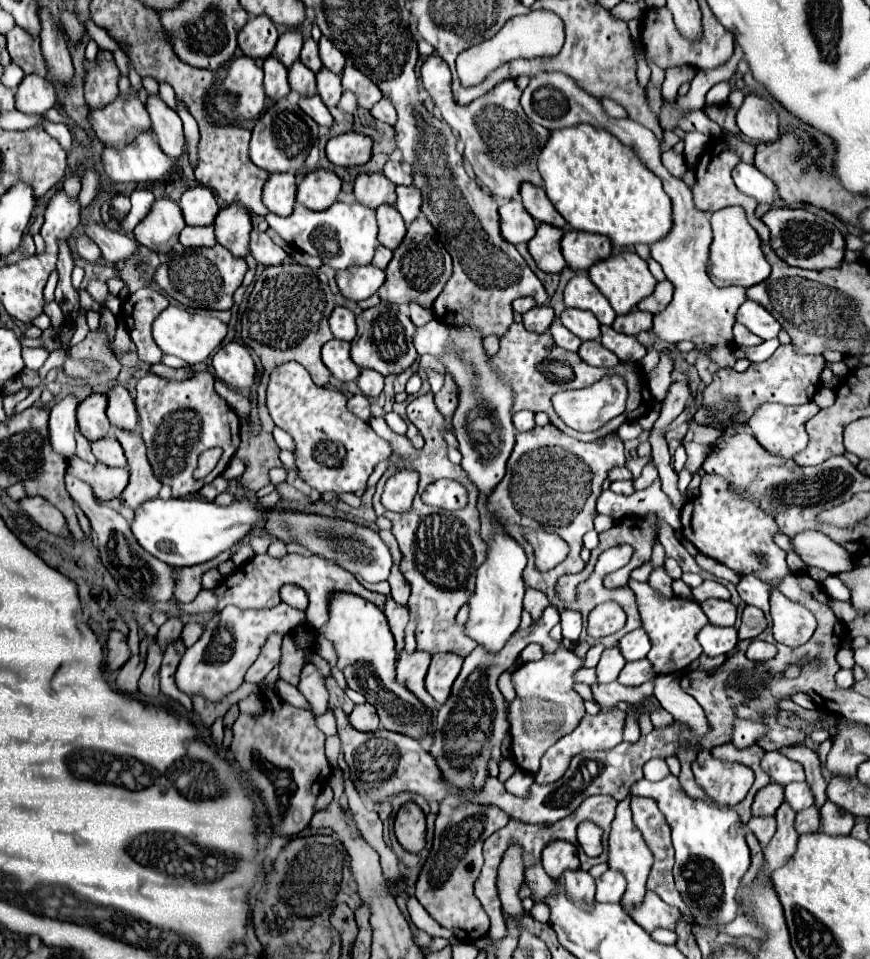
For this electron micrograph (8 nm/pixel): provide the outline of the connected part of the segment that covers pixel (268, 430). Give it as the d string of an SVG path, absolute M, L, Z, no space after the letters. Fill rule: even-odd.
M262 392L258 398L258 414L260 414L260 422L262 422L260 434L250 444L242 442L242 446L236 452L236 458L240 458L246 466L246 470L240 478L240 484L252 492L258 492L266 484L270 484L270 476L268 476L270 468L282 466L282 462L278 458L280 448L276 446L276 442L272 438L272 418L268 414L266 396Z

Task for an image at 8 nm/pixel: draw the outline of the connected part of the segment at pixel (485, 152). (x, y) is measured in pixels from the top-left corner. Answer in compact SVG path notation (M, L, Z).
M428 56L425 59L422 82L440 108L442 118L452 126L452 130L458 130L460 142L464 142L464 158L472 164L478 180L494 198L510 200L514 194L518 194L520 184L524 182L542 186L542 176L536 168L536 156L540 154L544 140L548 140L550 130L540 124L532 124L532 120L524 116L524 110L520 108L522 90L514 80L504 80L492 92L488 92L488 102L472 102L462 108L458 108L452 96L450 68L441 57Z

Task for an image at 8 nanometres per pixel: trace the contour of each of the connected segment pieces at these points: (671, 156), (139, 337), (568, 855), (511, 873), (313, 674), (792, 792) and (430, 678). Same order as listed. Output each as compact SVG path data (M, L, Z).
M666 150L664 154L662 154L662 162L664 162L664 166L676 176L676 178L680 178L684 172L686 172L686 164L684 164L684 156L682 154L676 154L674 150Z
M140 288L122 302L124 320L128 322L128 332L136 344L138 358L150 366L162 362L162 352L152 338L152 322L164 308L168 308L168 298L152 288Z
M564 840L550 842L542 852L542 866L552 880L560 880L566 870L572 870L572 868L580 870L576 846Z
M510 846L498 872L498 890L502 908L508 914L524 914L524 908L518 898L518 890L524 884L524 866L522 866L522 850L518 846Z
M308 664L302 670L298 690L308 700L314 716L322 716L328 710L328 692L326 692L324 682L326 682L324 676L318 672L318 668L314 664Z
M792 782L786 786L786 802L790 804L790 808L794 812L800 812L808 806L814 804L814 798L812 798L812 792L808 788L806 782Z
M436 654L428 668L426 690L438 704L444 704L450 696L450 688L460 674L462 658L456 654Z

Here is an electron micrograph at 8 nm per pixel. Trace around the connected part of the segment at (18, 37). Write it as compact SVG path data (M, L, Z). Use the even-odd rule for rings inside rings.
M14 26L8 32L8 50L12 62L16 62L25 75L40 74L41 77L48 78L46 62L40 52L40 38L32 38L20 26Z

